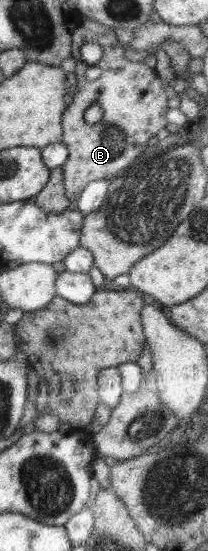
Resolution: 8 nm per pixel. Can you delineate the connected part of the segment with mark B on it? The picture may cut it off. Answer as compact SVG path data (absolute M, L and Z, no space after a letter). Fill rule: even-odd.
M91 19L83 22L73 31L71 57L75 59L75 78L77 83L73 100L62 114L62 136L59 142L65 144L68 159L60 166L64 172L63 185L70 201L79 199L85 186L93 180L109 179L135 162L150 138L167 126L165 113L169 109L169 96L161 80L155 75L154 68L143 61L132 62L125 57L125 47L117 40L113 29ZM83 44L100 44L103 56L91 68L99 68L99 78L87 81L90 65L81 60L79 50ZM92 104L99 104L103 118L95 124L87 124L83 119L85 110Z

